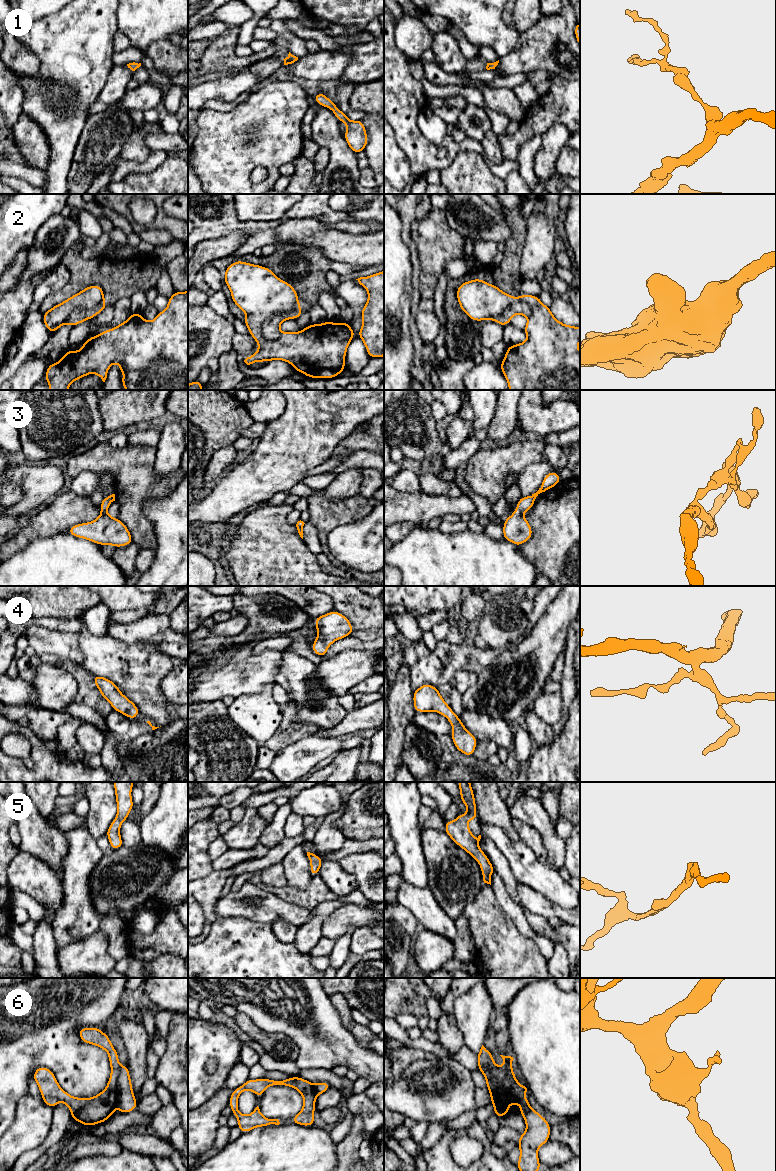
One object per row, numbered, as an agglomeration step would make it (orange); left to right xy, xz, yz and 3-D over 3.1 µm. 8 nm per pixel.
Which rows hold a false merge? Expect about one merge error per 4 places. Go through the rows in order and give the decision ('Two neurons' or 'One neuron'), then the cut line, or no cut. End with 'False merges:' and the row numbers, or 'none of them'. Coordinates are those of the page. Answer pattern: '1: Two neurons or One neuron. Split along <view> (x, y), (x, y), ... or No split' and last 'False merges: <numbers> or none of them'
1: One neuron. No split
2: Two neurons. Split along xz (299, 306), (286, 314), (271, 315), (263, 323), (262, 336)
3: One neuron. No split
4: One neuron. No split
5: One neuron. No split
6: Two neurons. Split along yz (479, 1068), (491, 1072), (496, 1099), (505, 1113)
False merges: 2, 6

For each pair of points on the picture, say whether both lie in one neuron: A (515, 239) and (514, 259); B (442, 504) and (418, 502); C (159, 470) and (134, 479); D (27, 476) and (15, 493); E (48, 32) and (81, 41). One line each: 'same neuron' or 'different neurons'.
A: same neuron
B: same neuron
C: different neurons
D: different neurons
E: same neuron

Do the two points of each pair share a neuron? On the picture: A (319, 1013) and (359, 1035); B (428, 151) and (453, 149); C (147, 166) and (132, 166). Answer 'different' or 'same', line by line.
A: different
B: same
C: same

